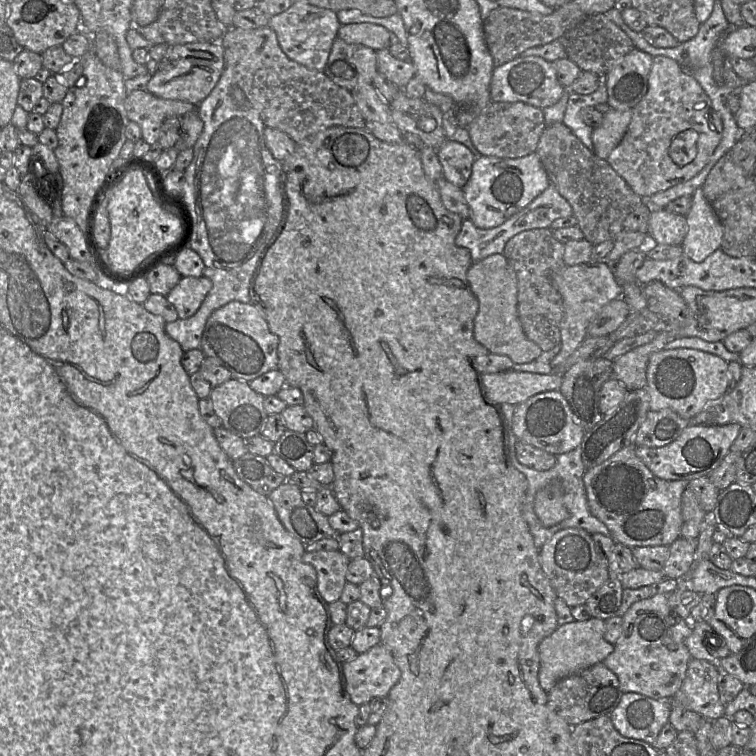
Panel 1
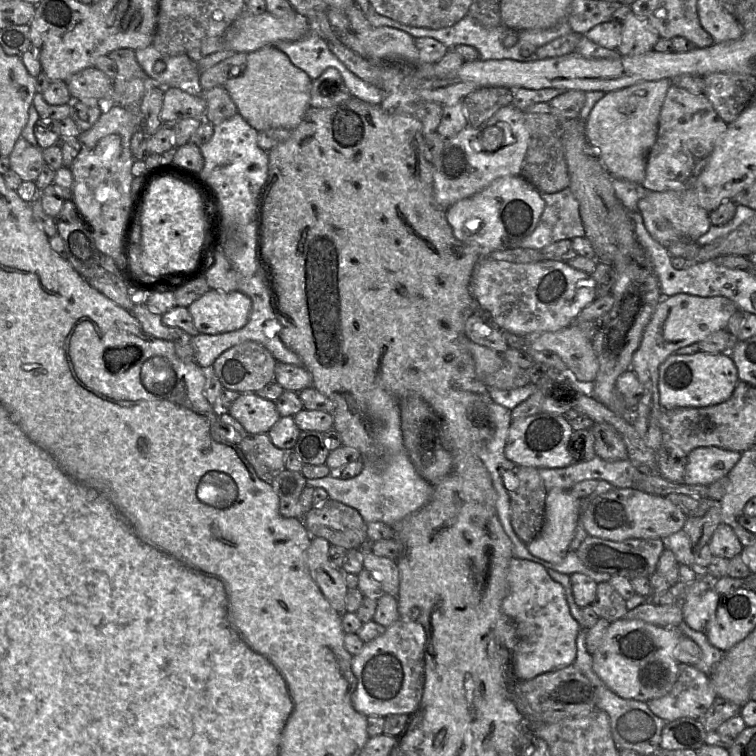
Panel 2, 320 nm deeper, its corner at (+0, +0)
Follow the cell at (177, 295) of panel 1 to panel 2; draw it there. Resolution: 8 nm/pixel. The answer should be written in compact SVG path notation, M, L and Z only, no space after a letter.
M210 289L187 309L199 333L215 335L243 328L249 321L252 302L240 291Z

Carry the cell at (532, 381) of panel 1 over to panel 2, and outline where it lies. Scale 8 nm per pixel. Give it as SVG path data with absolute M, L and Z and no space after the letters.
M674 353L659 367L659 401L664 410L713 406L729 400L738 382L738 370L729 353Z

